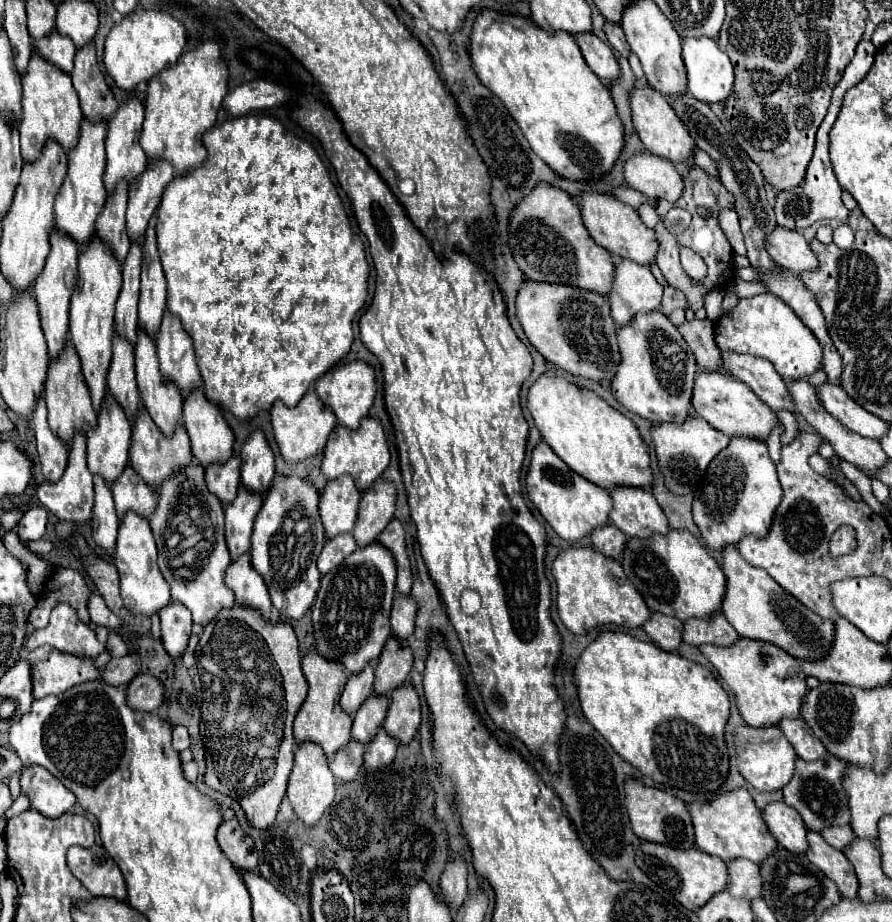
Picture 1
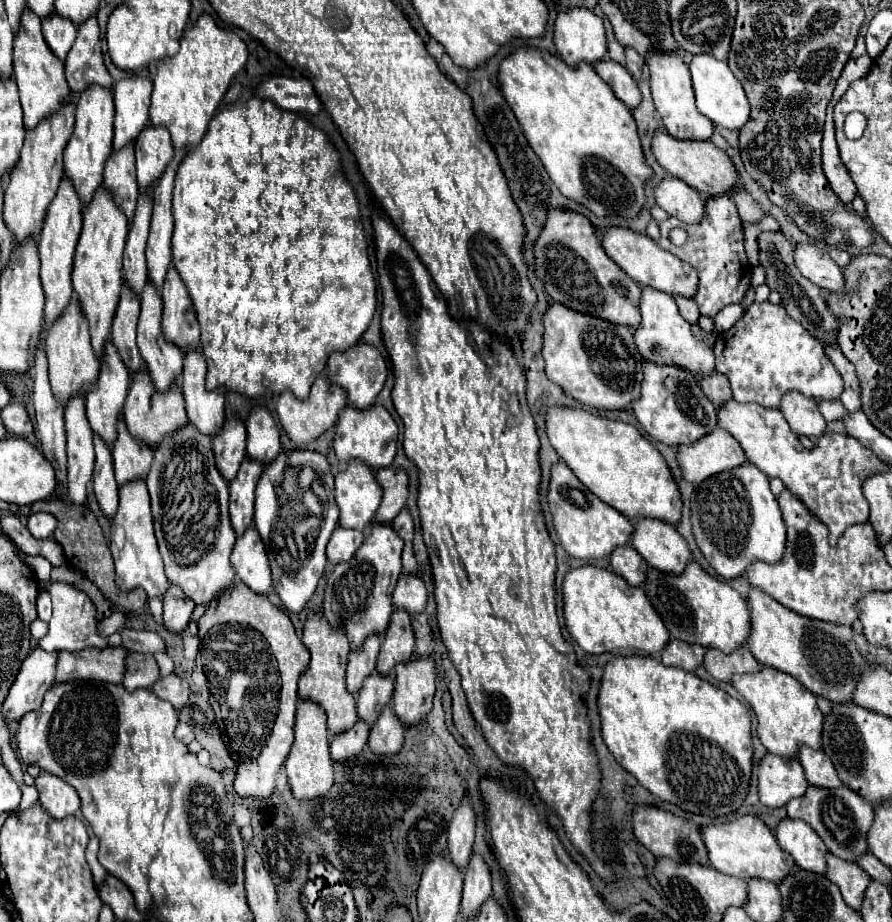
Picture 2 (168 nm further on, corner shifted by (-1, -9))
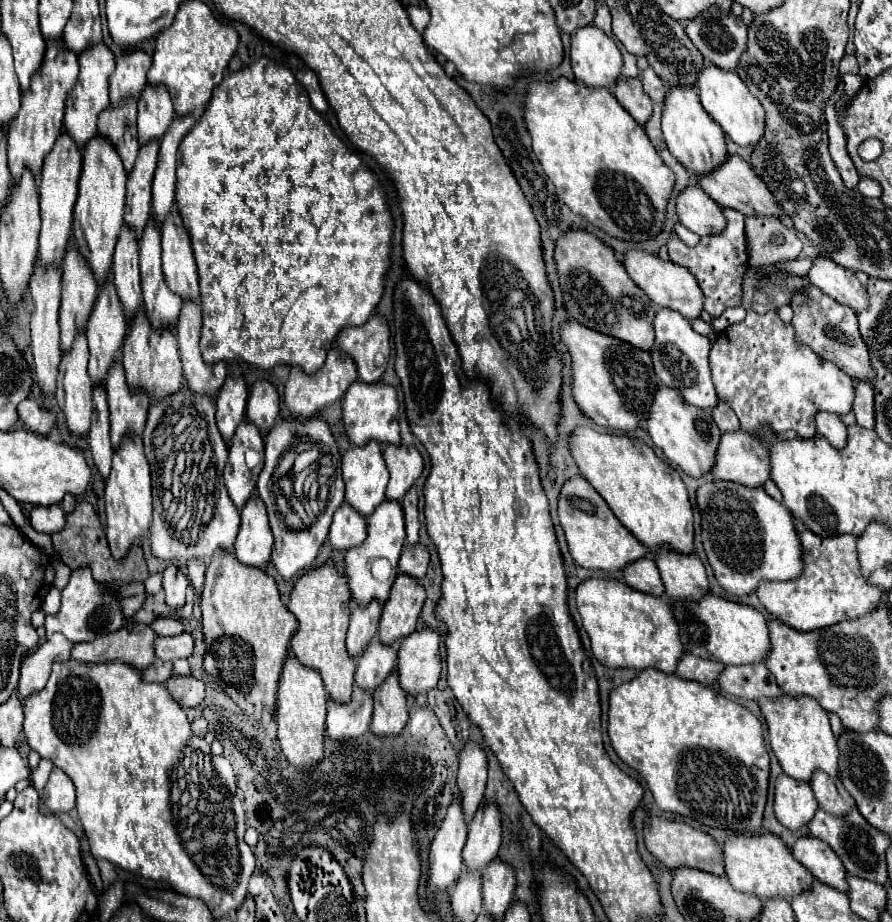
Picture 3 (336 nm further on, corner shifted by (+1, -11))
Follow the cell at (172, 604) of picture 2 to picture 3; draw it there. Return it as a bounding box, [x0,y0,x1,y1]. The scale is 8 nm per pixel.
[164,563,190,609]

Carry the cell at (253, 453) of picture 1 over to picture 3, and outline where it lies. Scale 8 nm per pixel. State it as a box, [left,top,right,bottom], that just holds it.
[246,379,280,435]

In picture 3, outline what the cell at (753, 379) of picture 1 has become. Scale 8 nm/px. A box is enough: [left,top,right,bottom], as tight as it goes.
[816,413,846,449]

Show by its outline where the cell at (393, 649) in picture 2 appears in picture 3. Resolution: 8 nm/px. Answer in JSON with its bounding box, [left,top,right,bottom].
[378,573,426,643]

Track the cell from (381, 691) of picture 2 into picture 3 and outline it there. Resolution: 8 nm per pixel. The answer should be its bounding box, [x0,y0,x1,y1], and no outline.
[356,637,396,691]

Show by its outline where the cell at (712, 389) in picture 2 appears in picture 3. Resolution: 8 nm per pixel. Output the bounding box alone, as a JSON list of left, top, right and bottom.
[712,401,740,433]

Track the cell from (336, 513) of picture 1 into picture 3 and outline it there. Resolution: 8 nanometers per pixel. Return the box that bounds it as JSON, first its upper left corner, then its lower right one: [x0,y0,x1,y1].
[342,441,388,517]

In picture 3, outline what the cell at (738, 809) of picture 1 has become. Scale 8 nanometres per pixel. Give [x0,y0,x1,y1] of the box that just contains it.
[724,835,814,901]

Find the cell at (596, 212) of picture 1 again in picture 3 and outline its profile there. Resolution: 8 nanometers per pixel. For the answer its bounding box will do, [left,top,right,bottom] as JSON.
[624,251,702,321]

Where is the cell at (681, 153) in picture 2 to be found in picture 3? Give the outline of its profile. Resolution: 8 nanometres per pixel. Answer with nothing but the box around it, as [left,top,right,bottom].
[696,155,784,217]

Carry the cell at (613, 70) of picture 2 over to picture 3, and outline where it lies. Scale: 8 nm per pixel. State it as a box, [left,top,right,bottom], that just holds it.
[612,79,652,125]

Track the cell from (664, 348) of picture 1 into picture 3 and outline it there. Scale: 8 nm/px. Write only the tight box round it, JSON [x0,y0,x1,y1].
[646,385,722,479]

